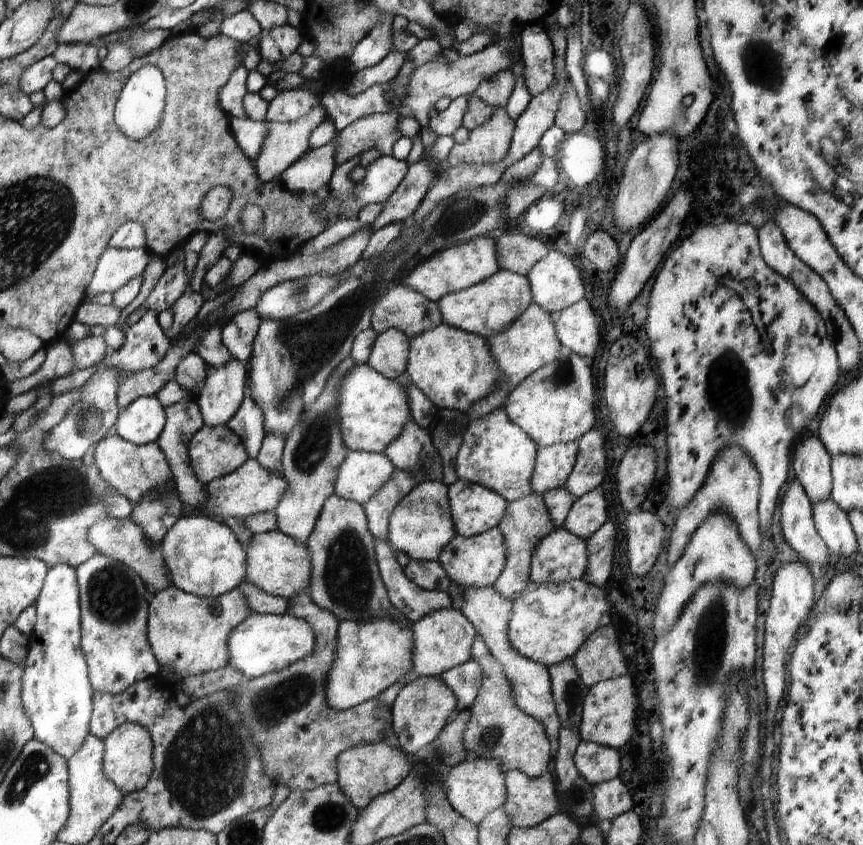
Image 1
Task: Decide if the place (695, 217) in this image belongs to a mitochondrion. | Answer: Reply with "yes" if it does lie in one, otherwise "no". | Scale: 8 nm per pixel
no

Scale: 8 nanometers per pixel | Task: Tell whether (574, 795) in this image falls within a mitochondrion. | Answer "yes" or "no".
yes

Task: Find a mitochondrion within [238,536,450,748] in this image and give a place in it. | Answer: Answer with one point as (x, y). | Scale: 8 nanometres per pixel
(270, 708)

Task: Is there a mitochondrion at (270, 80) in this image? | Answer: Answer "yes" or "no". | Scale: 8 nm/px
no

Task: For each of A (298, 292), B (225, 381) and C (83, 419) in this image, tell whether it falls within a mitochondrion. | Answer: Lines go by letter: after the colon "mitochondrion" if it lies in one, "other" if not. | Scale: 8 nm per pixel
A: mitochondrion
B: other
C: mitochondrion

